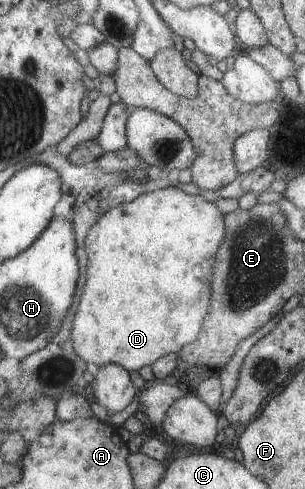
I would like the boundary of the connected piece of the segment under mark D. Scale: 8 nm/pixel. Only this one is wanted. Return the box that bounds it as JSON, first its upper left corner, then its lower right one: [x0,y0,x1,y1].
[72,187,227,372]

